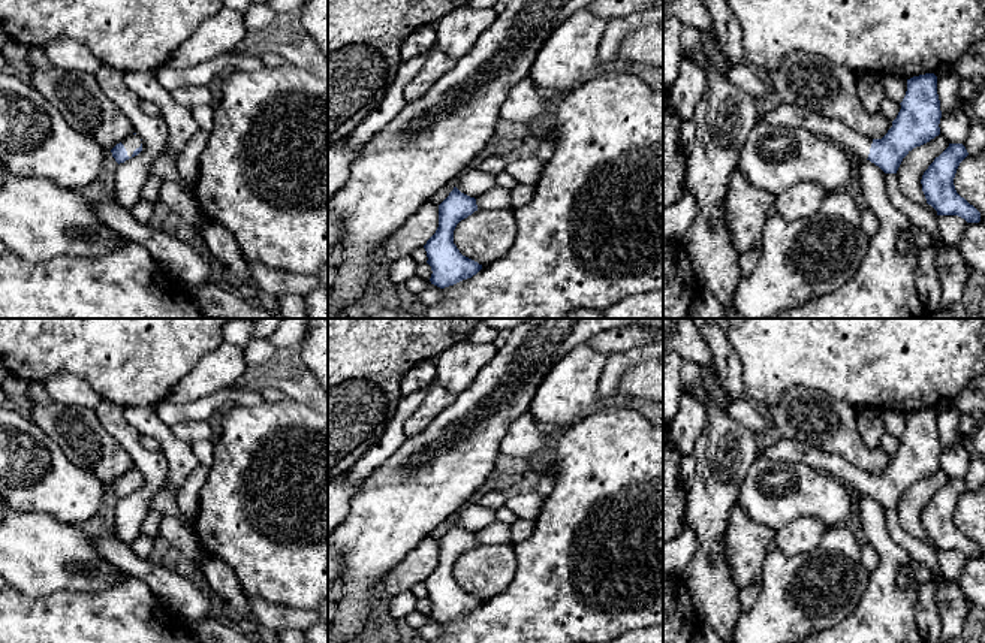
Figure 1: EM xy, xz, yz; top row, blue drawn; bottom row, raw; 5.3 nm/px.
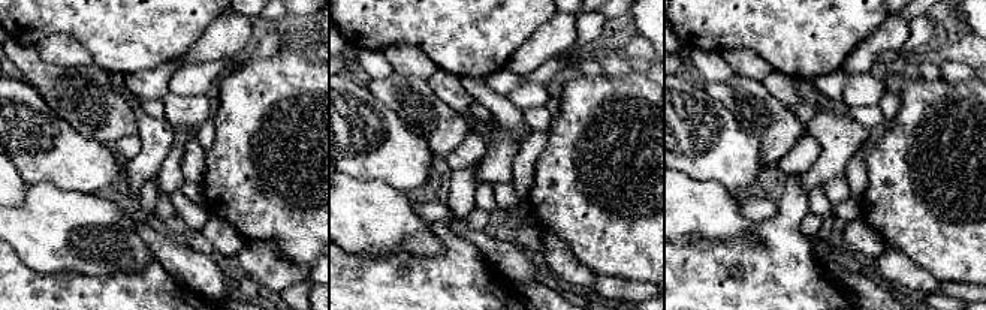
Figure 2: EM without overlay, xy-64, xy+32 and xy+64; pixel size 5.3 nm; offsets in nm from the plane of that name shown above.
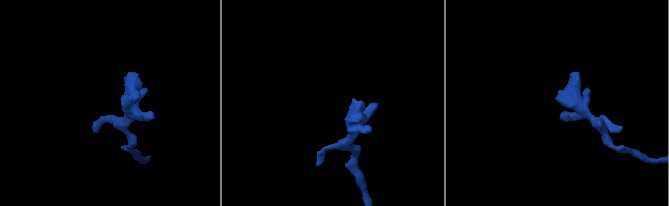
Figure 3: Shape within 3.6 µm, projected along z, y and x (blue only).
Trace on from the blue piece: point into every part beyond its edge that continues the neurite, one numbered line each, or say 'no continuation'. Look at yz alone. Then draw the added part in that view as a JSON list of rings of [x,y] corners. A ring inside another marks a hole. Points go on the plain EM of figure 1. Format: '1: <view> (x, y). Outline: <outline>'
1: yz (785, 450). Outline: [[[783,437],[766,450],[760,450],[760,456],[777,462],[802,462],[814,470],[828,473],[859,493],[868,493],[873,479],[871,473],[856,468],[838,455]]]

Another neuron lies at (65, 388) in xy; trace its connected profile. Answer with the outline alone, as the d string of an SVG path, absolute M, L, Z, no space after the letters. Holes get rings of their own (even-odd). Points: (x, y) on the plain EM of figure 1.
M64 371L55 372L40 383L52 401L66 405L96 408L103 401L85 380Z

